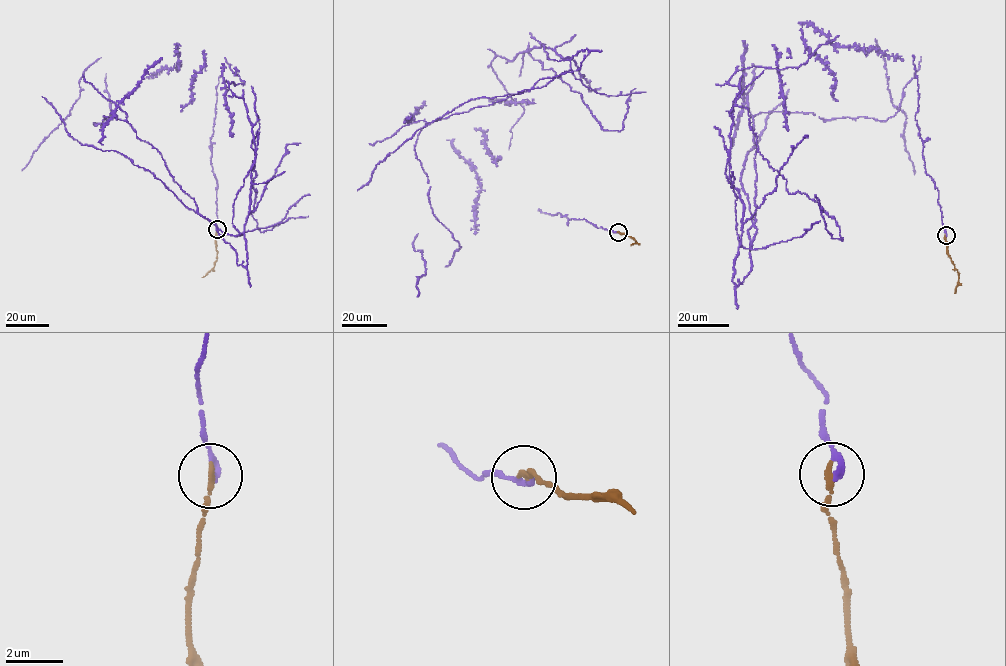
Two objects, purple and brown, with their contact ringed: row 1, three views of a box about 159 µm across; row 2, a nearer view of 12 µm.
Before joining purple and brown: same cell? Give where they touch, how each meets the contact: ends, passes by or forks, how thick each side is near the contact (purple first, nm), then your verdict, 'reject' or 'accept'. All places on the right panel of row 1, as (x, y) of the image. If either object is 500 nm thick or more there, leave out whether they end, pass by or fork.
at (946, 235); purple ends there; brown ends there; 190 nm thick on the purple side, 200 nm on the other; accept

